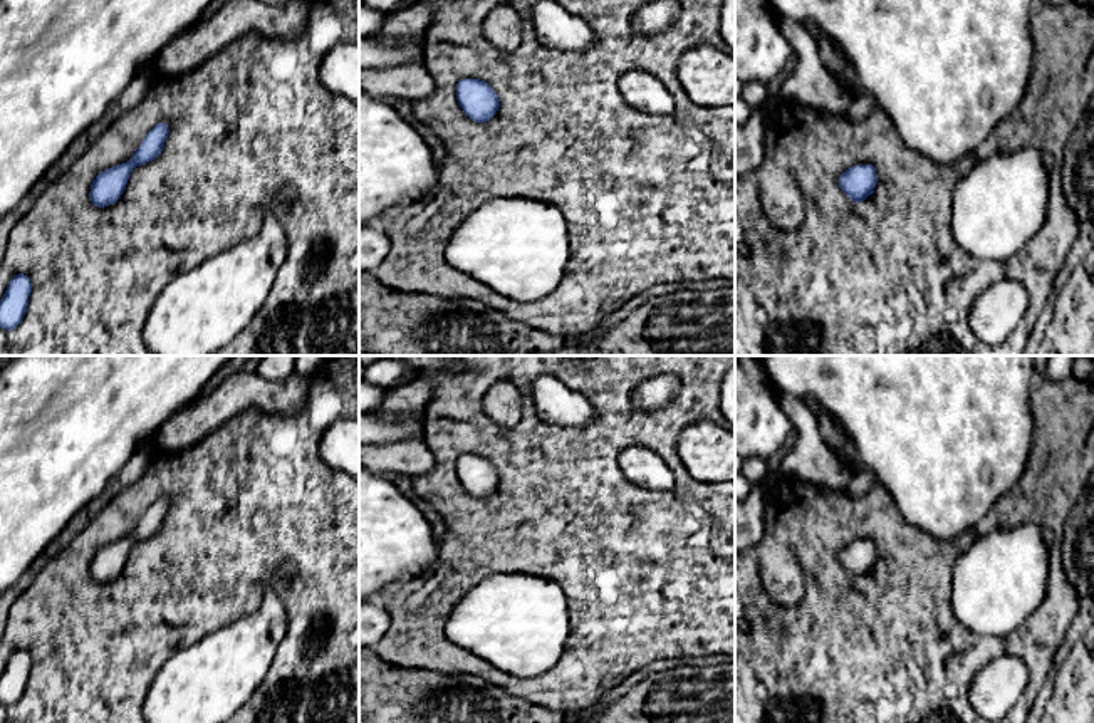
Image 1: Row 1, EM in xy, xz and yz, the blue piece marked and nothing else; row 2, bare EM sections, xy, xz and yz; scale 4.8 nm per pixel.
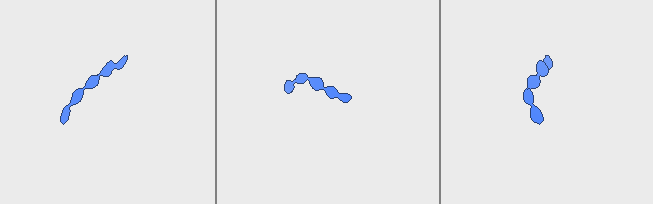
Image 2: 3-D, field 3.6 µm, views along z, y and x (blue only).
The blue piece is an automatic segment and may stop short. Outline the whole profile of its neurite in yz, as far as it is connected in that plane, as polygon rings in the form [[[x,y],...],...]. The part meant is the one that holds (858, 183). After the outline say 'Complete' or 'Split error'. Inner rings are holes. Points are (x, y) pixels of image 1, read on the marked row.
[[[856,164],[839,176],[839,188],[856,203],[874,193],[878,183],[873,164]]]. Complete

